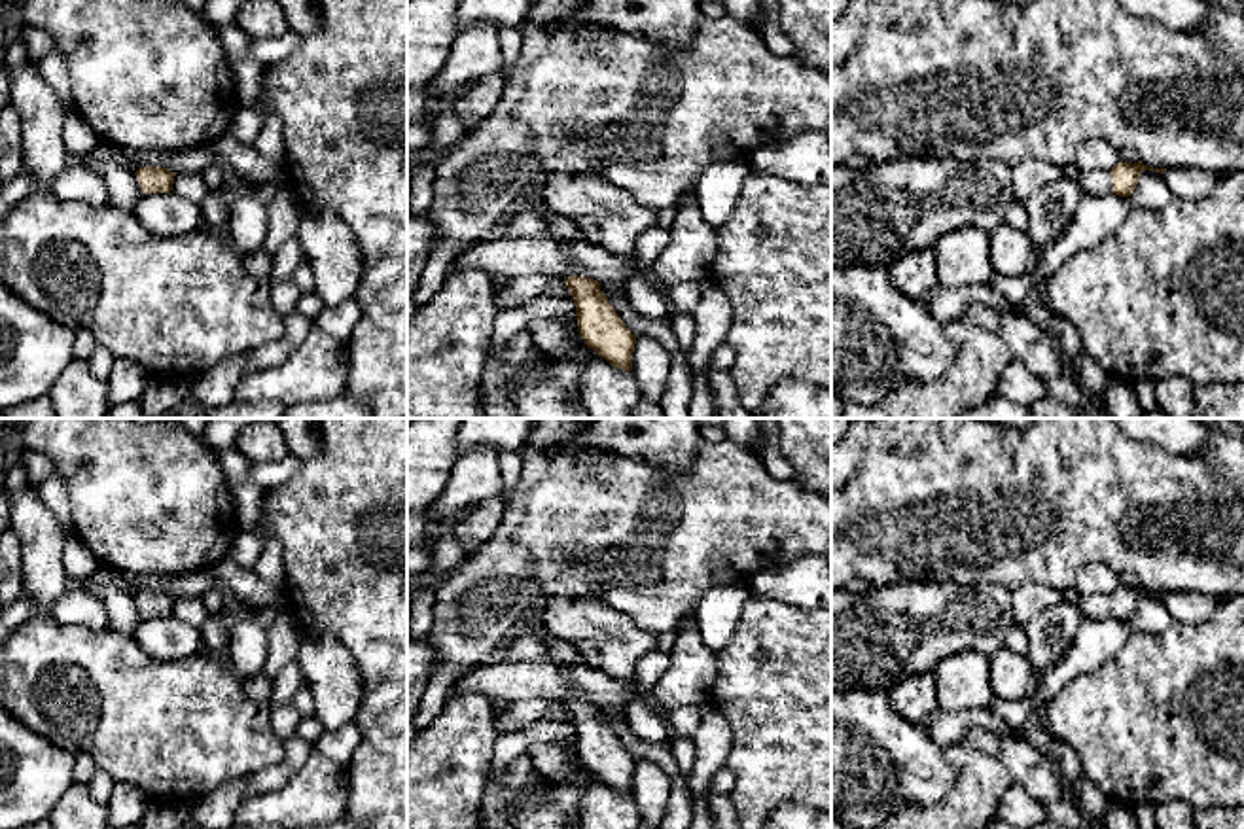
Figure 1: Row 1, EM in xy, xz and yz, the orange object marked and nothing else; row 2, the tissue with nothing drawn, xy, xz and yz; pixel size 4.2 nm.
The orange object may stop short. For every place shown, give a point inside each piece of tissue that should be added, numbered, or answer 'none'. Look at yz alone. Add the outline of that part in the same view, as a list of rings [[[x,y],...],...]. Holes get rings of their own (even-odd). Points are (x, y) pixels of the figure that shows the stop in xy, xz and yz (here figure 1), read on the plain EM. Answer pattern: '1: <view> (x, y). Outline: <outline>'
1: yz (1095, 606). Outline: [[[1108,594],[1079,596],[1075,608],[1083,619],[1108,621],[1113,617],[1111,598]]]

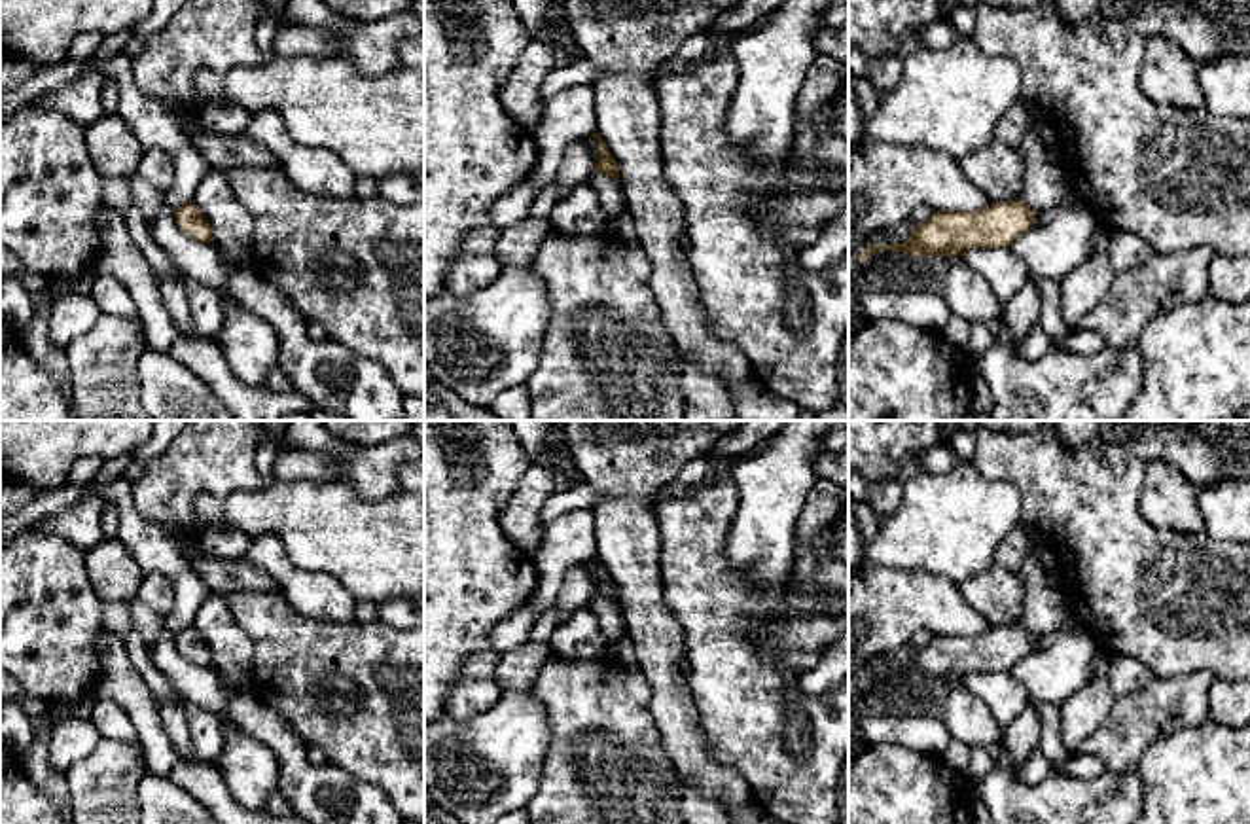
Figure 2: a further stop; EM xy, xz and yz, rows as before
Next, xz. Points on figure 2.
none

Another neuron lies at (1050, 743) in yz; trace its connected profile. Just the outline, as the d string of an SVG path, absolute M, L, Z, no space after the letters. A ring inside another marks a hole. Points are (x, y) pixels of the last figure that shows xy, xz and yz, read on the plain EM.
M1032 703L1032 705L1036 707L1040 718L1040 735L1036 748L1053 767L1057 767L1059 763L1070 758L1062 741L1059 707L1051 703Z

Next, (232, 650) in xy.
M210 595L199 608L193 627L212 650L212 669L229 682L250 688L254 644L231 614L222 595Z

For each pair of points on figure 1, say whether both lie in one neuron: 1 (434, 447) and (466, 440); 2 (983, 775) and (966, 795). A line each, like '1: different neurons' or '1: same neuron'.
1: different neurons
2: same neuron

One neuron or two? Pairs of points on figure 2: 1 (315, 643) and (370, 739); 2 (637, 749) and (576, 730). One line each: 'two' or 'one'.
1: one
2: one

